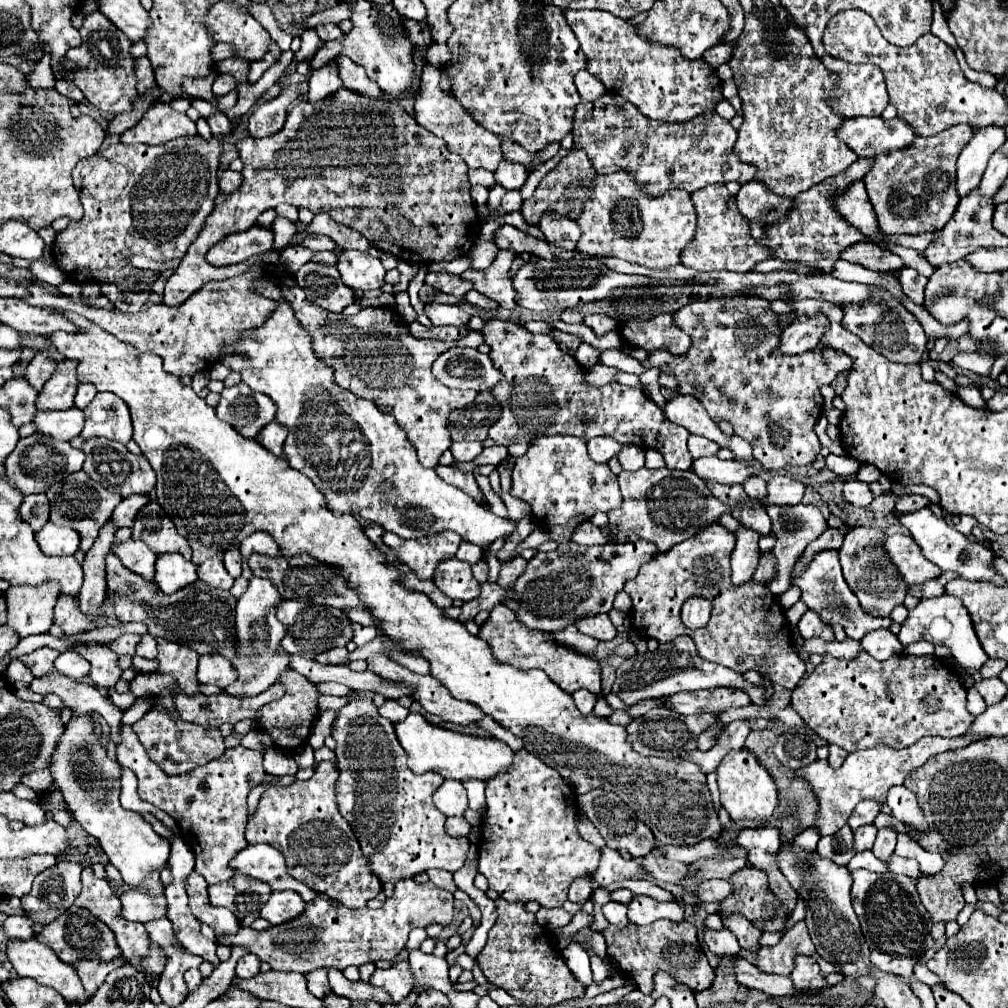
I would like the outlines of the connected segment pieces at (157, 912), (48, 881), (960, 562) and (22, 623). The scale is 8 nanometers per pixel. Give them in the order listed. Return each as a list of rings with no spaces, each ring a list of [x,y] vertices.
[[[151,876],[145,882],[147,890],[141,888],[129,888],[119,890],[119,900],[123,904],[123,918],[135,920],[135,922],[149,922],[153,918],[161,918],[167,914],[167,902],[163,896],[163,884],[159,876]]]
[[[59,860],[53,868],[47,868],[45,872],[41,872],[29,894],[25,894],[21,898],[21,908],[27,912],[27,916],[39,924],[47,924],[53,918],[57,918],[59,914],[63,914],[65,910],[69,910],[73,906],[75,896],[81,892],[81,862],[73,862],[73,860]]]
[[[921,508],[921,510],[911,512],[911,514],[899,514],[897,520],[909,528],[909,532],[911,532],[913,540],[919,544],[923,556],[927,560],[931,560],[933,564],[937,564],[943,572],[947,572],[947,570],[957,572],[961,578],[971,580],[971,582],[991,582],[997,586],[1007,584],[1007,580],[1003,576],[999,576],[993,568],[993,560],[995,560],[993,550],[985,548],[979,542],[969,540],[965,534],[961,534],[953,526],[949,526],[945,520],[937,518],[929,508]]]
[[[41,584],[37,588],[31,586],[11,586],[5,592],[7,598],[7,626],[17,632],[19,638],[27,638],[33,634],[45,634],[49,632],[53,624],[53,606],[59,598],[59,590],[55,584]]]

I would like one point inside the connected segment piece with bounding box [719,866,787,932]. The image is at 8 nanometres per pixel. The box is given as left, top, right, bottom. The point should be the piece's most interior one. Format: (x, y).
(752, 898)

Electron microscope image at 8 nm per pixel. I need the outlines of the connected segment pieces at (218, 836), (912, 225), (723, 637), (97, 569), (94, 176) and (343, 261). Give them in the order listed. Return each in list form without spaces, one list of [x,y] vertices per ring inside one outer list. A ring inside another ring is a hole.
[[[121,726],[121,742],[117,746],[117,760],[135,772],[139,780],[139,798],[167,812],[179,826],[181,836],[195,854],[195,870],[207,884],[217,884],[235,874],[229,862],[237,852],[247,848],[243,836],[247,824],[247,794],[255,784],[261,784],[267,772],[263,770],[263,754],[243,746],[227,748],[223,756],[205,766],[195,768],[185,776],[167,776],[145,752],[131,726]]]
[[[967,124],[947,128],[933,138],[917,138],[911,148],[885,156],[875,156],[871,172],[863,178],[869,200],[885,234],[925,234],[939,230],[953,216],[959,196],[955,192],[955,162],[973,130]]]
[[[711,524],[697,536],[643,564],[637,578],[627,580],[625,584],[625,592],[633,600],[633,630],[639,630],[643,638],[655,638],[661,644],[675,640],[679,634],[687,634],[693,638],[703,660],[723,664],[741,674],[753,668],[767,674],[771,682],[793,690],[805,674],[805,662],[793,650],[789,622],[779,600],[771,594],[757,594],[757,606],[743,606],[743,590],[731,588],[729,584],[729,556],[733,548],[735,536],[721,524]],[[691,596],[703,596],[713,604],[711,620],[705,628],[691,630],[681,622],[681,606]],[[739,658],[745,658],[745,662],[737,662]]]
[[[107,522],[101,528],[99,538],[95,540],[93,548],[85,554],[83,562],[83,572],[85,572],[85,582],[79,592],[79,608],[87,616],[87,620],[95,620],[99,614],[101,602],[105,600],[105,556],[111,550],[115,528]]]
[[[201,136],[171,140],[161,146],[145,144],[111,144],[105,150],[81,160],[73,170],[73,182],[79,190],[81,204],[85,206],[85,216],[79,222],[69,222],[69,226],[57,234],[53,244],[53,258],[61,272],[65,272],[73,282],[113,282],[119,288],[139,288],[141,270],[135,268],[129,258],[141,254],[149,260],[169,262],[185,256],[189,244],[195,240],[197,232],[203,228],[205,218],[215,206],[219,194],[217,168],[221,154],[221,140],[203,140]]]
[[[343,250],[339,254],[341,280],[349,288],[361,288],[361,290],[373,290],[381,288],[385,284],[385,268],[379,258],[373,258],[369,252],[357,252],[357,250]]]

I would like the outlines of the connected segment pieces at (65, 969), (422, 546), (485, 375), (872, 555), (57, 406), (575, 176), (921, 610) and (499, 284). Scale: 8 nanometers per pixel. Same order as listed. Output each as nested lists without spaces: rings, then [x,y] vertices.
[[[31,938],[31,940],[27,940],[27,942],[13,940],[13,942],[7,944],[7,956],[9,956],[9,960],[11,960],[11,964],[13,964],[13,968],[15,968],[15,972],[17,972],[19,976],[33,978],[33,980],[37,980],[39,984],[45,984],[45,986],[55,988],[69,1004],[77,1004],[77,1006],[87,1004],[89,998],[85,996],[85,988],[83,988],[83,984],[81,984],[75,968],[69,966],[69,964],[63,964],[63,962],[57,958],[57,954],[55,954],[47,944],[41,944],[41,942],[37,942],[35,938]]]
[[[385,532],[383,542],[397,554],[397,560],[415,572],[417,578],[433,580],[437,564],[455,556],[461,536],[453,532],[441,532],[425,538],[405,540],[393,532]]]
[[[451,348],[443,352],[431,368],[433,376],[449,388],[471,388],[477,392],[493,388],[501,380],[501,372],[487,354],[475,348]]]
[[[863,526],[853,528],[847,532],[845,542],[839,548],[839,560],[841,560],[845,582],[859,598],[861,608],[873,616],[889,616],[895,606],[903,604],[909,588],[883,552],[885,536],[887,534],[881,528],[863,528]]]
[[[61,360],[53,372],[53,376],[47,380],[45,388],[37,396],[37,410],[61,410],[61,408],[73,408],[75,388],[77,388],[77,376],[75,376],[75,362],[73,360]]]
[[[571,148],[561,162],[545,174],[545,178],[535,188],[533,196],[523,202],[521,214],[527,224],[535,226],[543,212],[555,210],[557,214],[569,216],[571,220],[577,218],[577,212],[581,212],[581,204],[573,202],[569,196],[565,196],[565,186],[573,180],[583,180],[593,170],[587,154],[579,148]]]
[[[939,596],[939,598],[929,598],[925,602],[919,602],[913,610],[909,610],[907,620],[901,624],[899,640],[903,646],[917,642],[917,640],[927,640],[933,644],[939,644],[939,642],[949,644],[951,654],[953,654],[955,662],[959,664],[963,676],[969,676],[969,670],[979,670],[985,664],[985,660],[989,658],[975,636],[969,614],[965,612],[961,600],[957,600],[955,596]]]
[[[501,250],[499,254],[509,254],[509,258],[501,258],[497,256],[495,262],[487,268],[487,270],[481,270],[481,272],[475,272],[475,270],[465,270],[461,274],[463,280],[471,280],[473,282],[473,288],[483,292],[485,296],[489,296],[491,300],[499,302],[501,308],[509,308],[513,310],[517,304],[515,304],[515,292],[513,292],[513,284],[511,284],[511,278],[509,278],[509,264],[511,264],[511,256],[515,252],[511,250]]]

